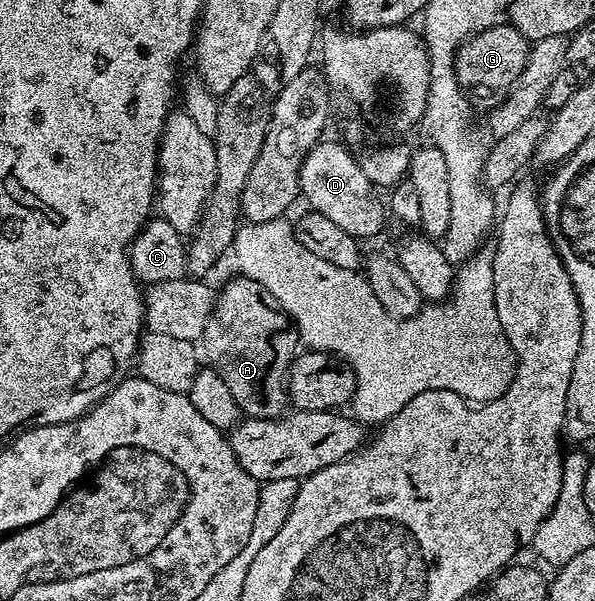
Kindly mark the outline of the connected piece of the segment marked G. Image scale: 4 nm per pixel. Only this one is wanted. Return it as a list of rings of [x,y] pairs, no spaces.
[[[509,24],[490,26],[470,35],[455,51],[457,84],[465,91],[472,107],[494,108],[507,97],[511,83],[521,76],[527,63],[529,43]]]

